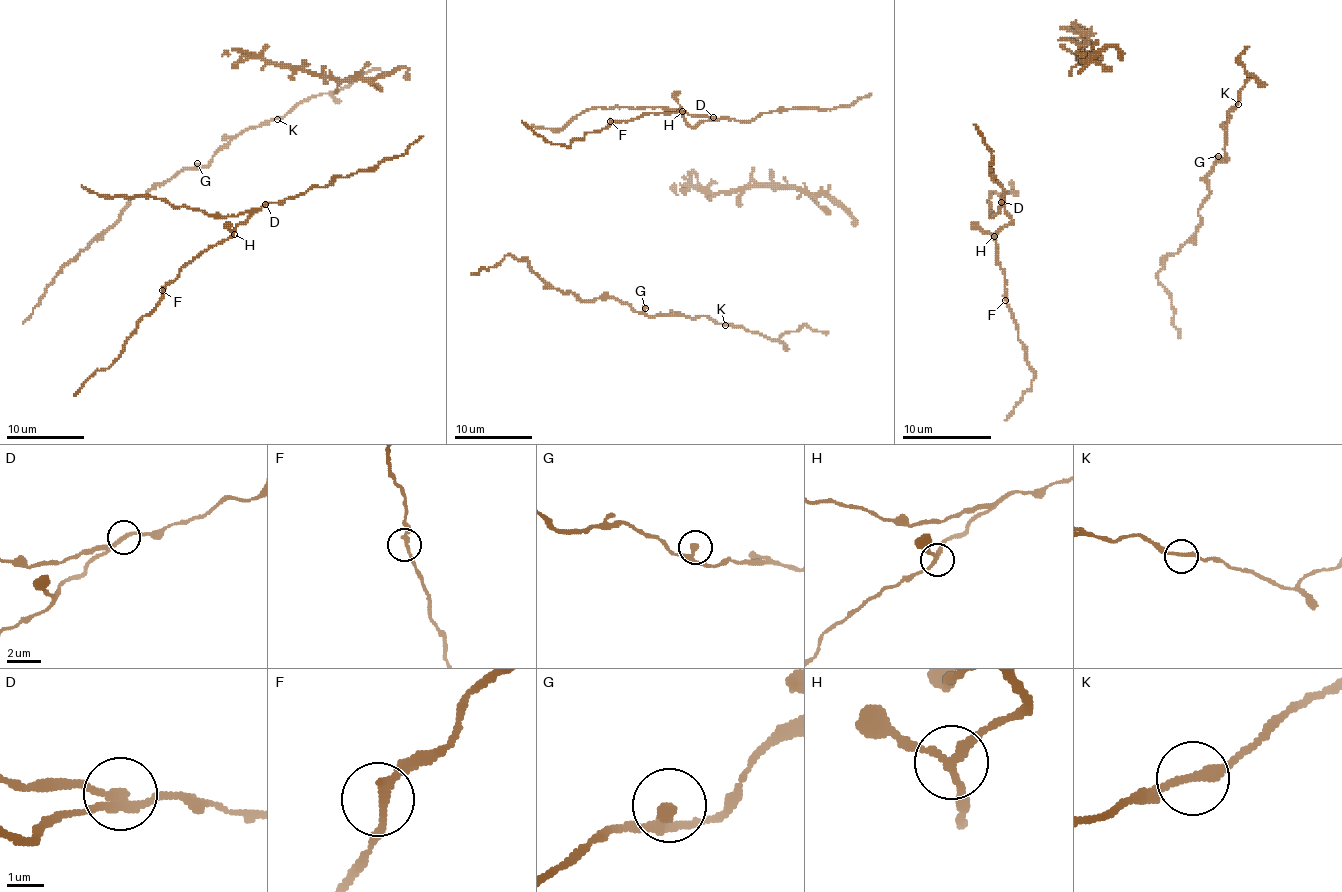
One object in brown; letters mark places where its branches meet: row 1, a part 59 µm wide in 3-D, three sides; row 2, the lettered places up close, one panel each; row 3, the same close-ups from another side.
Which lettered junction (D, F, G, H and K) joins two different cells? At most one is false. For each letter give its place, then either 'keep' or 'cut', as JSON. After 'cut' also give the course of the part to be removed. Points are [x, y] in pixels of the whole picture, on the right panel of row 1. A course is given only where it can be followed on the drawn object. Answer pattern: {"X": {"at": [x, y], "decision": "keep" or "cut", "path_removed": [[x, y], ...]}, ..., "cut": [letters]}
{"D": {"at": [1001, 202], "decision": "cut", "path_removed": [[1000, 202], [1000, 209], [994, 216], [989, 213], [989, 193], [1014, 193], [1011, 180]]}, "F": {"at": [1005, 300], "decision": "keep"}, "G": {"at": [1218, 156], "decision": "keep"}, "H": {"at": [994, 236], "decision": "keep"}, "K": {"at": [1238, 104], "decision": "keep"}, "cut": ["D"]}

